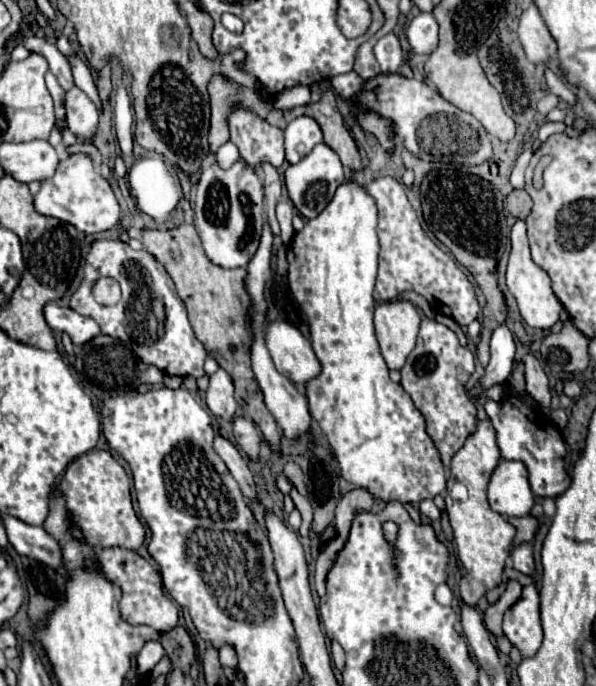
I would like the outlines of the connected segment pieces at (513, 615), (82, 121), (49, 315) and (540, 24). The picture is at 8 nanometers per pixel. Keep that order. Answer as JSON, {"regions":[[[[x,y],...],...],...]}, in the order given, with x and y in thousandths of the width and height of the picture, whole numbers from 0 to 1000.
{"regions":[[[[898,851],[881,854],[874,872],[847,892],[844,924],[878,959],[891,959],[904,948],[911,936],[911,915],[904,904],[904,863]]],[[[122,128],[122,131],[112,134],[109,155],[112,155],[112,184],[116,184],[116,190],[139,204],[156,201],[166,166],[163,166],[163,155],[149,146],[149,140],[139,131]]],[[[79,440],[72,458],[82,478],[116,487],[126,504],[136,504],[166,487],[166,472],[159,472],[159,466],[146,461],[133,461],[126,452],[106,449],[96,440]]],[[[898,6],[881,12],[871,29],[871,58],[894,93],[914,93],[935,82],[935,64]]]]}

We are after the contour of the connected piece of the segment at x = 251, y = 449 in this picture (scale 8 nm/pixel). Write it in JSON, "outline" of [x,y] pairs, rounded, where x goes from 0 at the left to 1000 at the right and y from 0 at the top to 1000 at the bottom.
{"outline":[[[404,606],[391,612],[391,636],[398,647],[408,653],[408,659],[418,665],[418,671],[431,673],[435,671],[435,650],[438,650],[438,636],[431,633],[431,624],[421,609]]]}

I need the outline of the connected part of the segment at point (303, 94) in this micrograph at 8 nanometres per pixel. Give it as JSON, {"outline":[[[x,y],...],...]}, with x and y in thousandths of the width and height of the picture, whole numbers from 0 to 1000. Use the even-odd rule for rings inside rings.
{"outline":[[[495,125],[485,131],[475,131],[465,143],[461,143],[461,157],[468,160],[488,160],[498,155],[512,155],[522,146],[522,134],[515,125]]]}

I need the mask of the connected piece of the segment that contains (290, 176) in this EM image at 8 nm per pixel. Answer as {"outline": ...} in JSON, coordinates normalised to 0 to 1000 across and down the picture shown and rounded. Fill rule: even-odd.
{"outline":[[[532,210],[505,236],[485,239],[485,245],[478,248],[478,271],[482,271],[485,289],[488,289],[492,300],[498,303],[498,309],[515,321],[535,315],[542,309],[542,303],[562,286],[565,274],[579,265],[582,265],[582,259],[579,259],[572,233],[549,210]]]}

